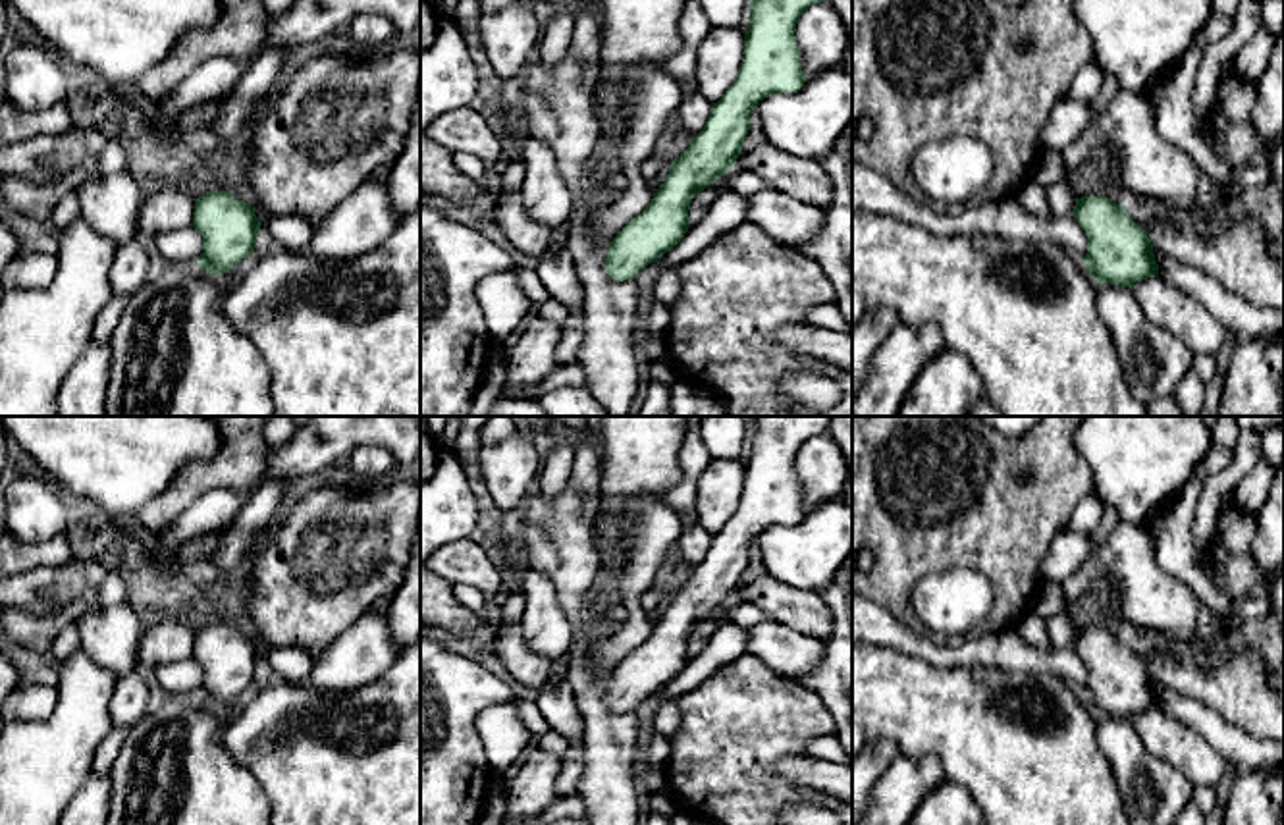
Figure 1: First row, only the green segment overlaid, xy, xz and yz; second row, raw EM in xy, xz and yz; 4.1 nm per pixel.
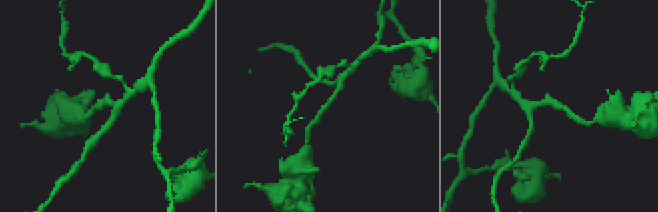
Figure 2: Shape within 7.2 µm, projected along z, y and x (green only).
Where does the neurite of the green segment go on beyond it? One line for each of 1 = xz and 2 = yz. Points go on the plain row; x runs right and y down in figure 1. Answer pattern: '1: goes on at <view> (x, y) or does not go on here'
1: does not go on here
2: does not go on here

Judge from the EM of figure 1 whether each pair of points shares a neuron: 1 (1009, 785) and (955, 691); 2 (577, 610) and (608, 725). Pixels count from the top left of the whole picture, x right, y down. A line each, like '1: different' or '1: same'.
1: same
2: same

